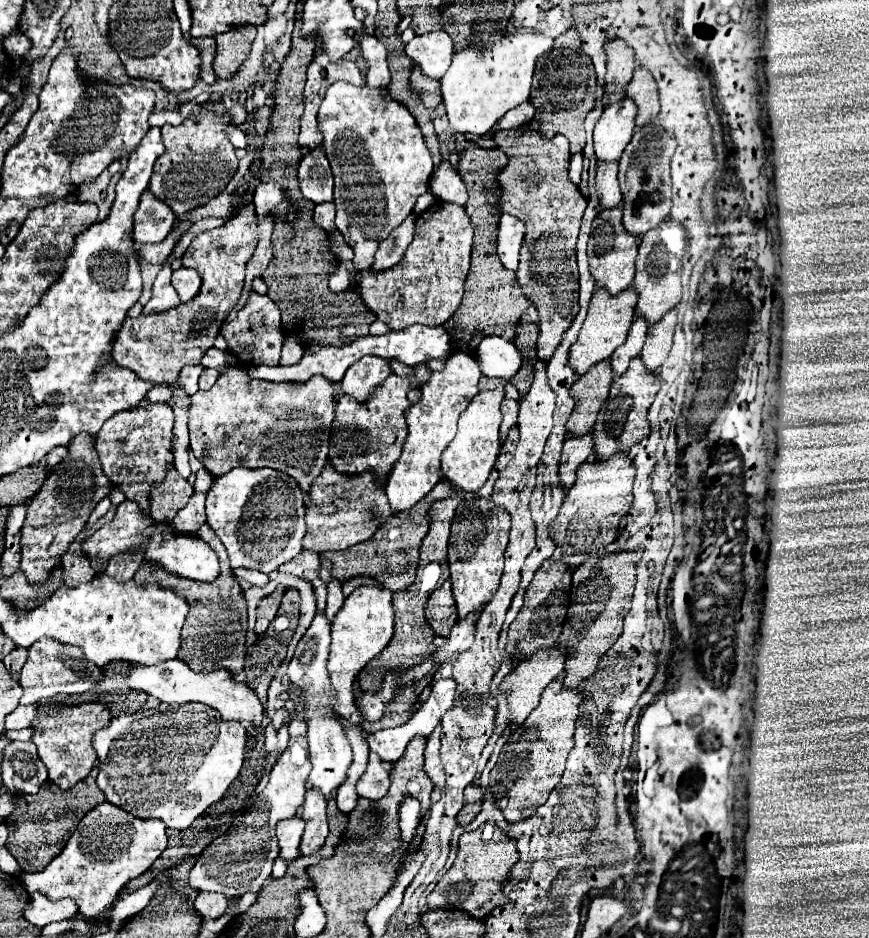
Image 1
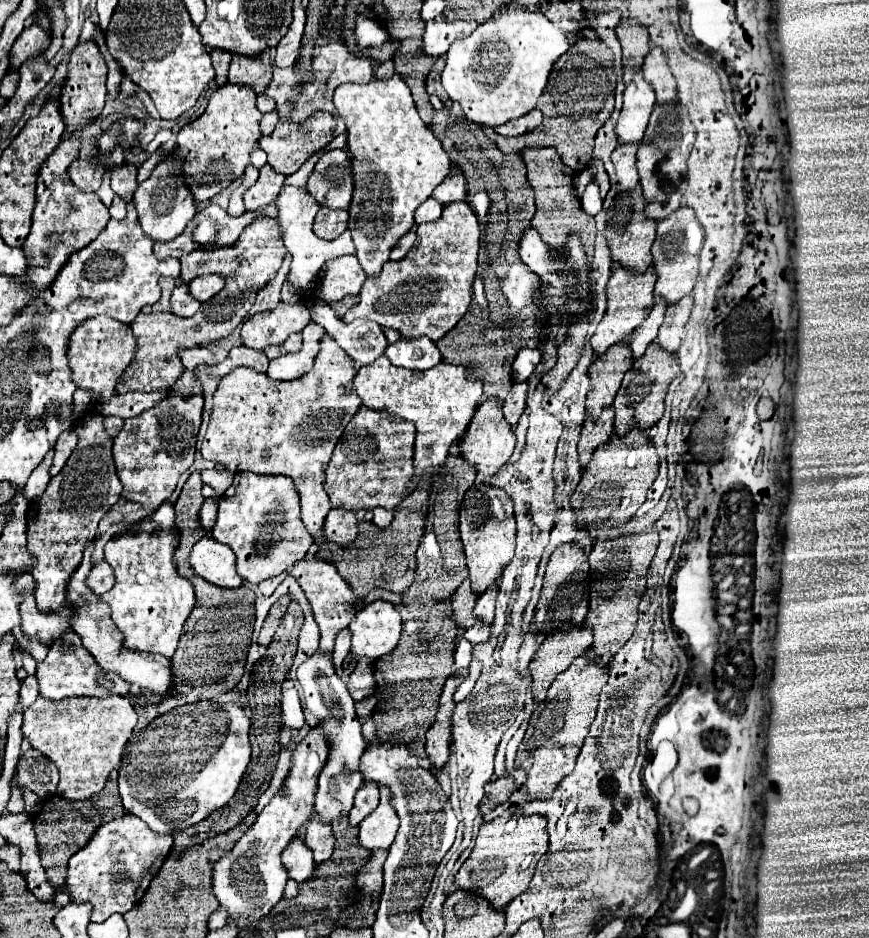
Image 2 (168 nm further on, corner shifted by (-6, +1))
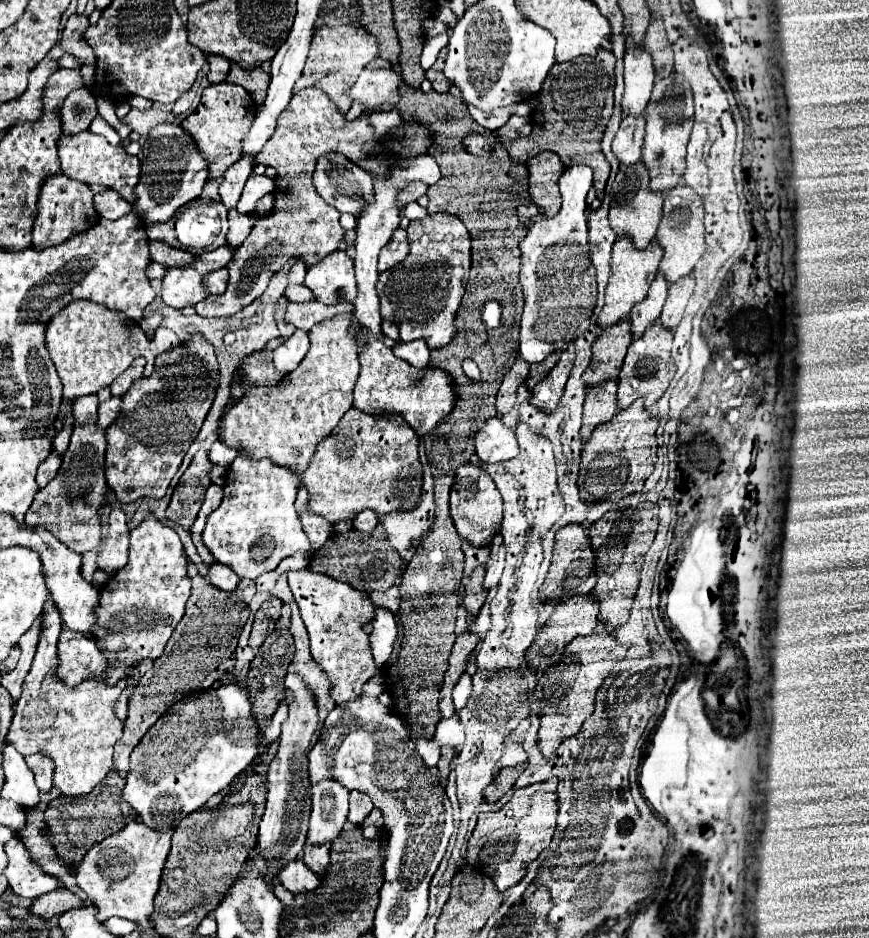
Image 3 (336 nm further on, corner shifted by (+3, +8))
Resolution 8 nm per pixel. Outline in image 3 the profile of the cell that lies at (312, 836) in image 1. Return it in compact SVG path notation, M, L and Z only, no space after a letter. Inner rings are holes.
M307 845L303 861L315 875L323 877L329 865L329 847L327 845Z

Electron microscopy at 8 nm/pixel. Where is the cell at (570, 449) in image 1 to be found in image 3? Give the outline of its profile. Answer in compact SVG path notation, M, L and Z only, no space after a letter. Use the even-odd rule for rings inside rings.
M617 379L603 381L591 389L587 389L585 407L583 407L583 427L581 427L581 439L587 441L593 429L609 421L609 417L617 413Z

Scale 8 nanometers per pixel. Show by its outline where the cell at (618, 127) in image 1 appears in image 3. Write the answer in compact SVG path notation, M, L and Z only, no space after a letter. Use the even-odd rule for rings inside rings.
M633 45L625 55L625 95L623 95L623 113L641 115L647 107L651 89L653 89L653 59L643 45Z

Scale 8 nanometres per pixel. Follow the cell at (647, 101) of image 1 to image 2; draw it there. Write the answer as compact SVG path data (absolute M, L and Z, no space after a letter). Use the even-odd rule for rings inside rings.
M652 48L644 60L642 74L646 82L654 86L656 104L666 104L676 98L676 80L666 64L666 56L660 48Z

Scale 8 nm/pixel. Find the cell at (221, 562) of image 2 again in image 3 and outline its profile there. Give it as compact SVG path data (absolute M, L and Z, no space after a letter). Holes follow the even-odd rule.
M213 563L211 567L209 567L209 579L211 579L211 583L215 585L215 587L219 587L219 589L223 589L223 591L233 591L233 589L237 589L237 585L239 585L239 575L233 571L233 569L229 569L229 567L225 567L225 565L221 565L221 563Z

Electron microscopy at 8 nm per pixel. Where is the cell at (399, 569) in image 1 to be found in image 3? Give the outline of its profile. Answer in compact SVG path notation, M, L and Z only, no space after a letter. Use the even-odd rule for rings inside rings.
M377 525L371 533L361 533L357 529L351 529L343 535L339 533L331 535L327 543L317 553L313 553L309 569L329 575L337 581L345 581L351 587L365 591L365 593L387 591L395 583L397 575L401 573L401 557L389 545L387 537L383 535L383 527Z

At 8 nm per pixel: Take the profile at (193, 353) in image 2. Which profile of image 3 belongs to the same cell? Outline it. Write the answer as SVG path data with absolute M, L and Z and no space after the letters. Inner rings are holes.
M71 301L47 323L45 335L49 355L63 383L63 405L57 417L57 429L63 427L67 403L73 403L81 395L93 395L101 387L111 385L111 381L119 377L137 357L145 357L151 367L153 359L159 353L171 351L179 345L177 335L171 329L159 327L155 331L155 337L147 339L133 319L93 301Z

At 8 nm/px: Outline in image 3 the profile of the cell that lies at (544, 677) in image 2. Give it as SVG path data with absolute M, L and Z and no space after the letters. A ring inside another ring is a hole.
M575 595L559 603L527 651L529 659L561 659L565 643L577 635L593 633L599 623L597 615L597 599L591 595Z

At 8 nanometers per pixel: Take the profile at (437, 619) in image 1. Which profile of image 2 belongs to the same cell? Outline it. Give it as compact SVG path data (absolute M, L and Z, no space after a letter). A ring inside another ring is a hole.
M464 580L462 586L458 586L458 590L454 592L454 598L450 598L452 602L452 610L454 610L454 622L458 624L458 628L470 628L474 626L474 616L472 616L472 608L476 602L476 594L470 590L470 580Z

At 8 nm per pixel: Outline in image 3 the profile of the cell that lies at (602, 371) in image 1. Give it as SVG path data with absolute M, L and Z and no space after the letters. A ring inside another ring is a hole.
M621 319L613 327L603 329L593 343L593 359L583 373L583 381L593 387L605 379L617 377L631 339L633 335L629 331L629 319Z

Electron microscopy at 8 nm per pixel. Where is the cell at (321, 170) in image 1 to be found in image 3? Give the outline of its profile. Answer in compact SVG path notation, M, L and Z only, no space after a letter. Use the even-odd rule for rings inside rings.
M327 153L317 161L317 169L313 173L313 181L317 187L317 193L325 199L327 205L335 207L339 213L351 213L357 217L361 213L361 207L365 203L373 203L373 177L345 159L341 153Z

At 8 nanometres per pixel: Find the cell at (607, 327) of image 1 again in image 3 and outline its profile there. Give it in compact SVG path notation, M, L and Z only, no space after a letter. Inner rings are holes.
M621 235L615 245L613 245L613 259L611 259L611 277L607 283L607 291L605 291L605 305L599 313L599 327L609 327L615 325L619 319L627 317L629 311L633 309L633 305L641 303L641 299L645 299L647 289L651 285L651 281L657 275L657 267L659 261L663 257L663 249L659 247L657 241L651 241L649 247L645 247L645 251L637 251L633 247L633 243L629 243L629 237Z

